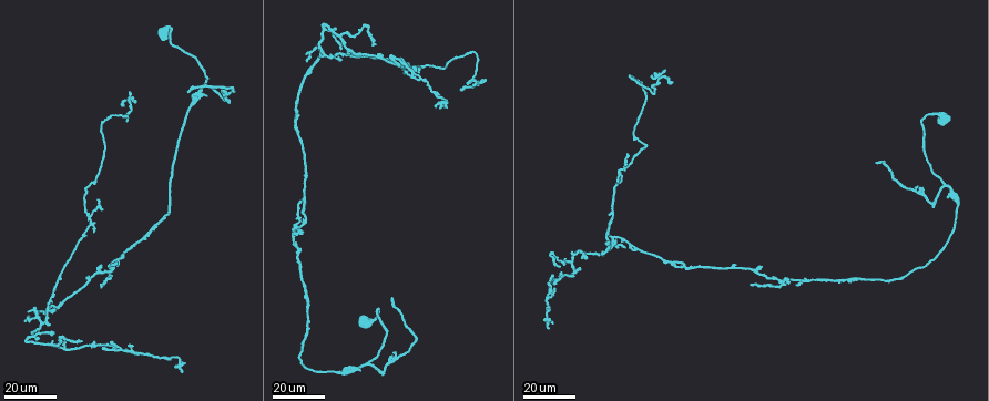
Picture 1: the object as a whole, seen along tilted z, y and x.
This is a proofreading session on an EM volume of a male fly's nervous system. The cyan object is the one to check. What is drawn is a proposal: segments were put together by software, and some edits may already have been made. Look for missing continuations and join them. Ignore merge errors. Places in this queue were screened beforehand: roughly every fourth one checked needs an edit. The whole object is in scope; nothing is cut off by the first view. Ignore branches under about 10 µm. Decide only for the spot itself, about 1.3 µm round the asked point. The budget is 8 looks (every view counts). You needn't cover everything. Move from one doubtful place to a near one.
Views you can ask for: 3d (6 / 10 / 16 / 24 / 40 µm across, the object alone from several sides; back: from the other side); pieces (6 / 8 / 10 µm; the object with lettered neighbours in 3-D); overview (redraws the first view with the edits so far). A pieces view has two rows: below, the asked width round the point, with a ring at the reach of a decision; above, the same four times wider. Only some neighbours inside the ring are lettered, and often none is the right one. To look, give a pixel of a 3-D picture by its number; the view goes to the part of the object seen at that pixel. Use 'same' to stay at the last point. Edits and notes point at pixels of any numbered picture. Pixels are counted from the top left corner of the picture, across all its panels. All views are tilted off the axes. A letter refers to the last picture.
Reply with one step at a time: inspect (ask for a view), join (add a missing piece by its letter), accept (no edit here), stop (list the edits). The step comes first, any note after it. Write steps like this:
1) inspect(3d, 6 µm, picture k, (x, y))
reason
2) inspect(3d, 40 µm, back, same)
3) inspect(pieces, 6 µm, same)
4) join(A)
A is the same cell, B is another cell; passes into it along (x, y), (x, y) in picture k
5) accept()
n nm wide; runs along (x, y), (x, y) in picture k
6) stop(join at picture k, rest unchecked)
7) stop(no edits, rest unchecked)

inspect(3d, 16 µm, picture 1, (29, 310))

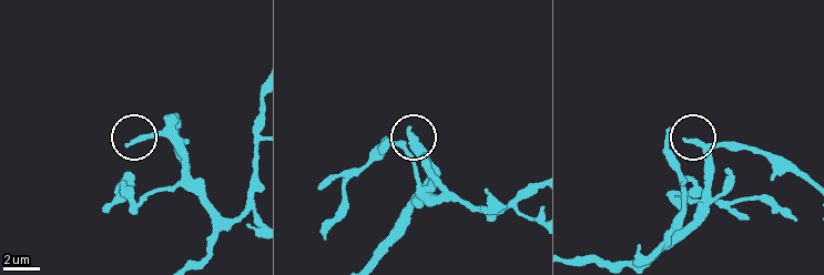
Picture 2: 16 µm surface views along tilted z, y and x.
inspect(pieces, 6 µm, picture 2, (684, 138))

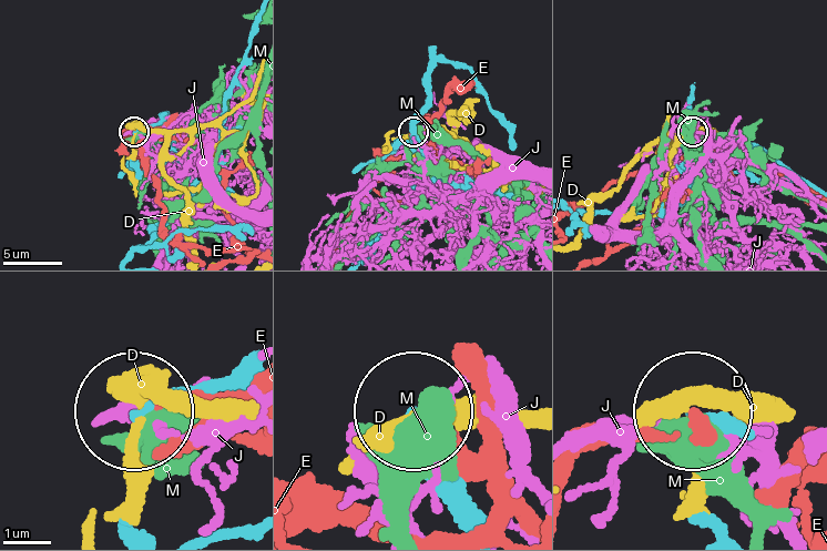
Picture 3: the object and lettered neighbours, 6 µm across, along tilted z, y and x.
accept()
D, E, J and M are other cells; runs along (237, 373), (138, 406) in picture 3; none of them fits

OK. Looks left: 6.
inspect(3d, 24 µm, picture 1, (634, 249))
an open end

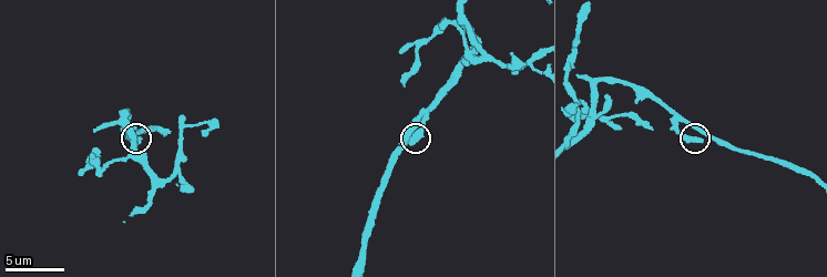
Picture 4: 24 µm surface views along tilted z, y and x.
inspect(pieces, 8 µm, picture 4, (413, 142))
see the neighbours

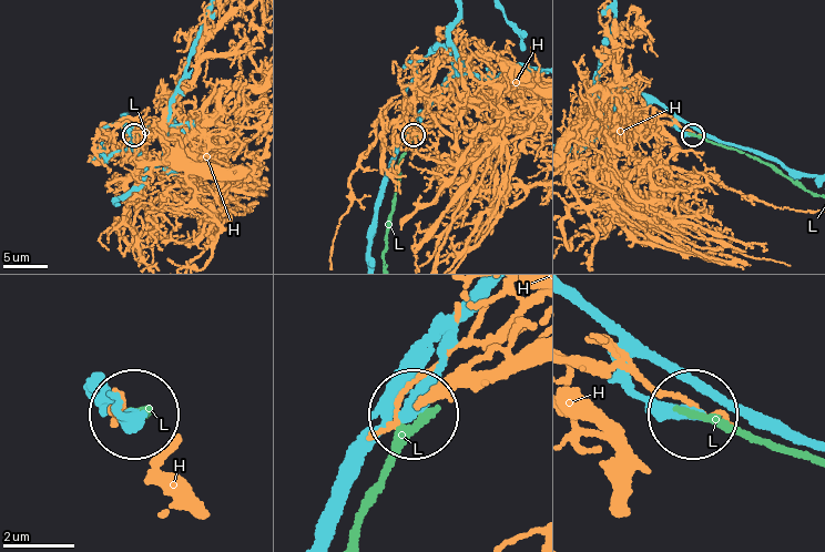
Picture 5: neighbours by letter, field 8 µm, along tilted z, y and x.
accept()
H and L are other cells; none of them fits

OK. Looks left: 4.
inspect(3d, 16 µm, picture 1, (115, 265))
an open end

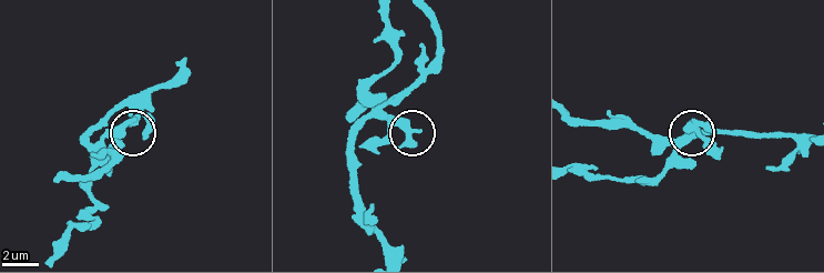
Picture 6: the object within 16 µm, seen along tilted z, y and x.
inspect(pieces, 6 µm, picture 6, (412, 144))

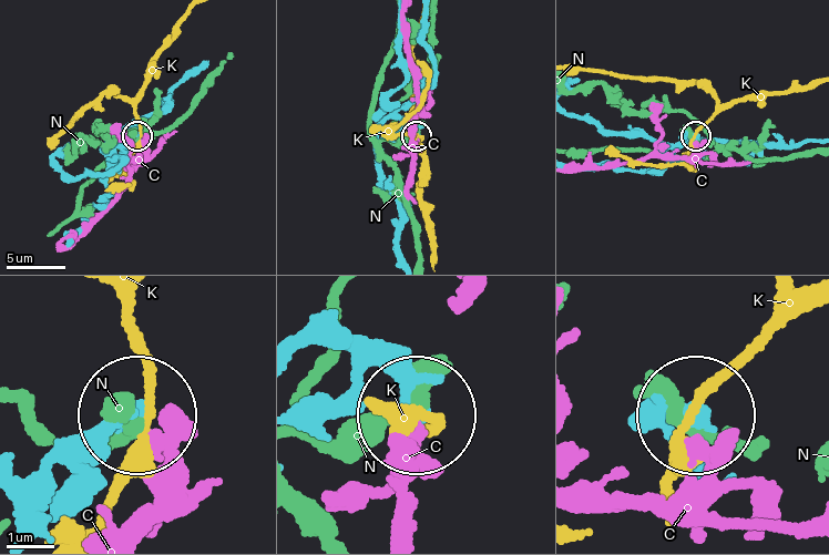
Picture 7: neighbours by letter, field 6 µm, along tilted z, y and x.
accept()
C, K and N are other cells; no lettered piece goes on from it

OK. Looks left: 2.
inspect(3d, 24 µm, picture 1, (189, 91))
free end

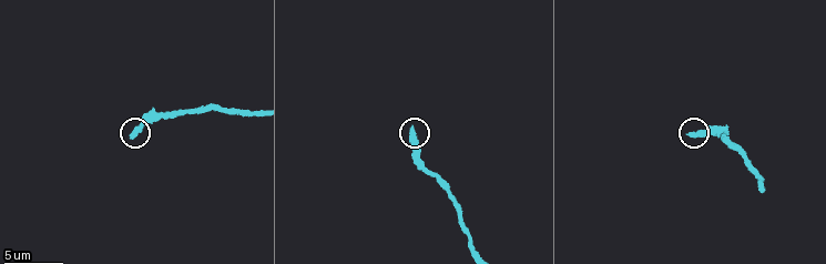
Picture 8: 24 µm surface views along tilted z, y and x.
inspect(pieces, 10 µm, picture 8, (414, 129))
what lies round it

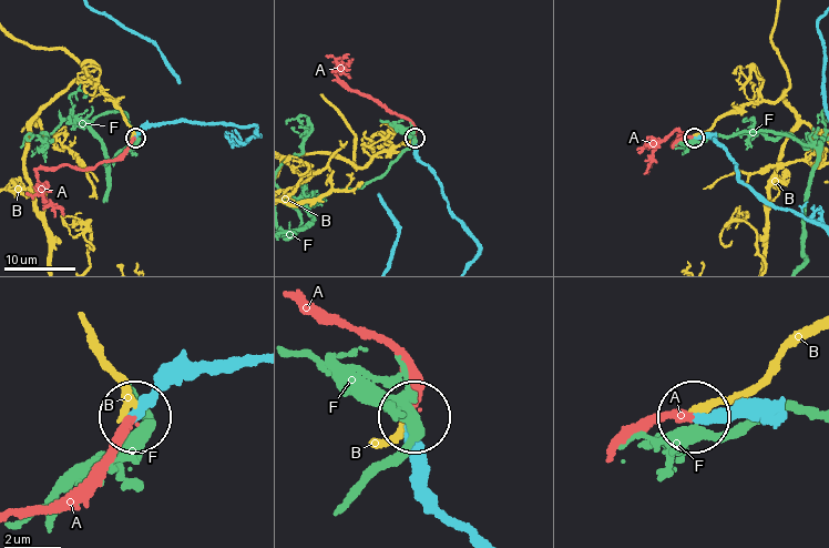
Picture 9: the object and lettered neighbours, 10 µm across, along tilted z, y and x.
join(A)
250 nm wide; A is the same cell, B and F are other cells; the neuron continues

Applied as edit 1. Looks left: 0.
stop(join at picture 9, rest unchecked)

